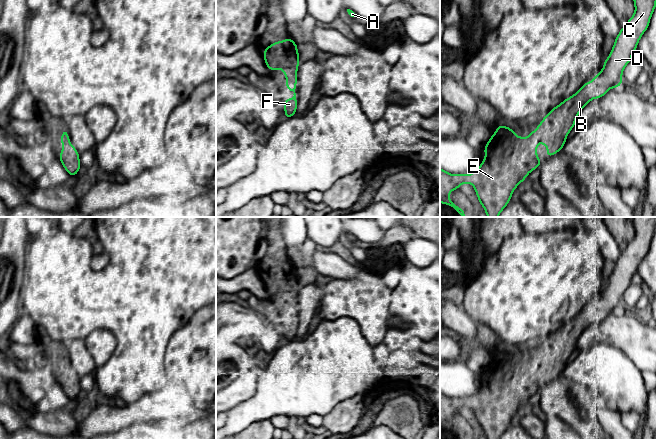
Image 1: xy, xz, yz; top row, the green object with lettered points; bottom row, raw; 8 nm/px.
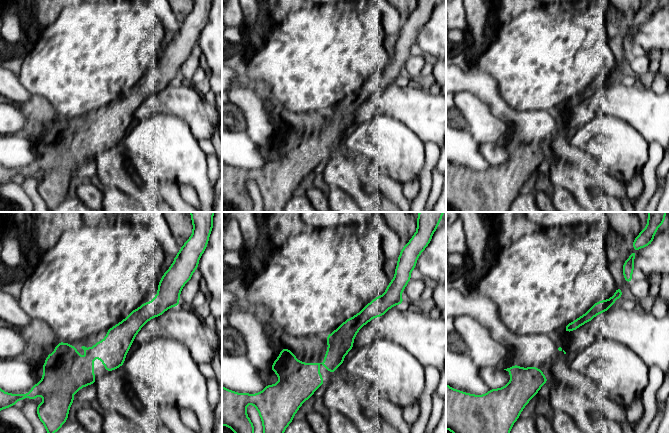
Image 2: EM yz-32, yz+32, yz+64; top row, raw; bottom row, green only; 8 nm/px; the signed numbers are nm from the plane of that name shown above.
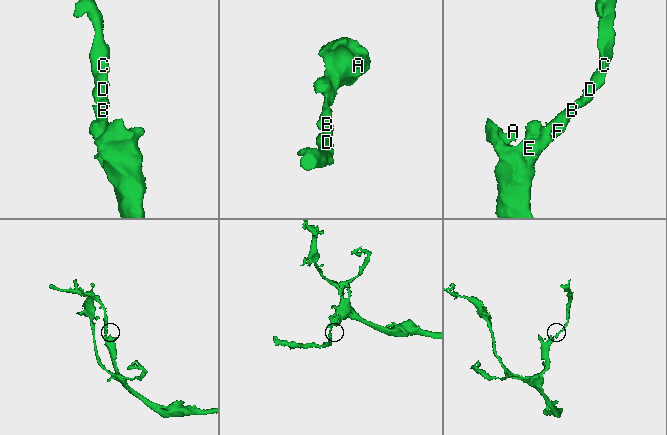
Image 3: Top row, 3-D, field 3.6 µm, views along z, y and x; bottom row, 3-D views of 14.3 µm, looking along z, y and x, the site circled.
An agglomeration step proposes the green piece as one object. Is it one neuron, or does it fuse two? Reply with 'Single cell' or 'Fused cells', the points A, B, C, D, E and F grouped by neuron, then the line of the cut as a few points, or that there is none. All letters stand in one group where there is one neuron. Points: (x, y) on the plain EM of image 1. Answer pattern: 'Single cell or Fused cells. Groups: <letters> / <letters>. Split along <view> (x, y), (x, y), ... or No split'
Single cell. Groups: A B C D E F. No split

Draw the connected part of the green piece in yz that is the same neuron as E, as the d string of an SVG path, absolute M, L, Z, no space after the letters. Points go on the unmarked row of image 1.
M634 217L633 224L635 237L627 248L621 252L609 281L605 283L601 296L591 306L586 306L574 319L550 334L549 338L542 343L539 350L526 363L523 360L517 361L516 357L509 351L498 349L496 356L484 372L484 385L471 399L449 398L440 392L440 427L450 429L460 439L465 439L465 435L449 423L449 417L460 412L461 408L471 407L486 438L499 439L510 426L517 409L523 406L532 394L539 392L541 384L538 382L536 375L538 367L541 366L547 370L548 382L562 374L567 365L566 361L574 351L579 336L590 324L601 322L609 313L619 311L622 308L623 294L632 284L632 277L637 274L638 265L649 250L650 242L656 231L656 217Z

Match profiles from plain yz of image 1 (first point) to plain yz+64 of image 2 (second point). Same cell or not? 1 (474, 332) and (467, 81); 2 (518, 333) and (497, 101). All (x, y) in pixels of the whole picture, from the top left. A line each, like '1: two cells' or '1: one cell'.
1: two cells
2: two cells

